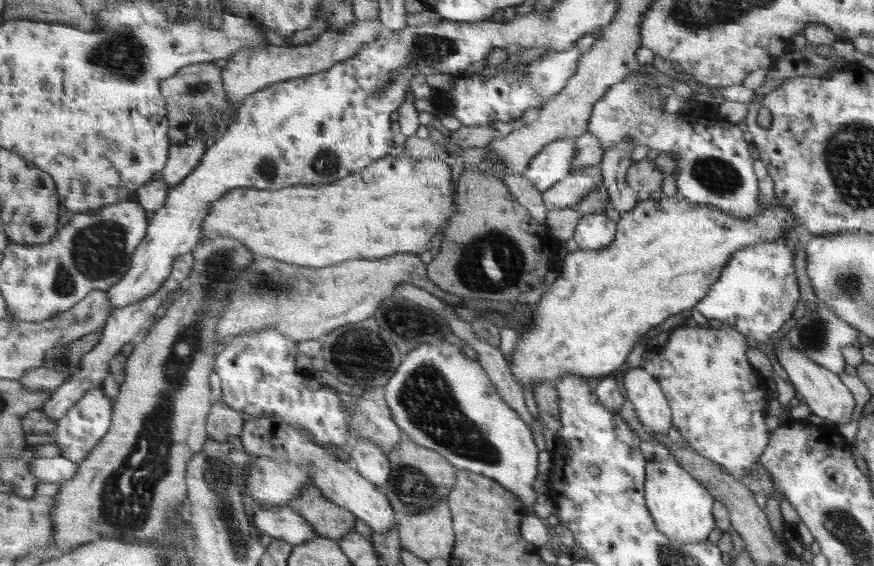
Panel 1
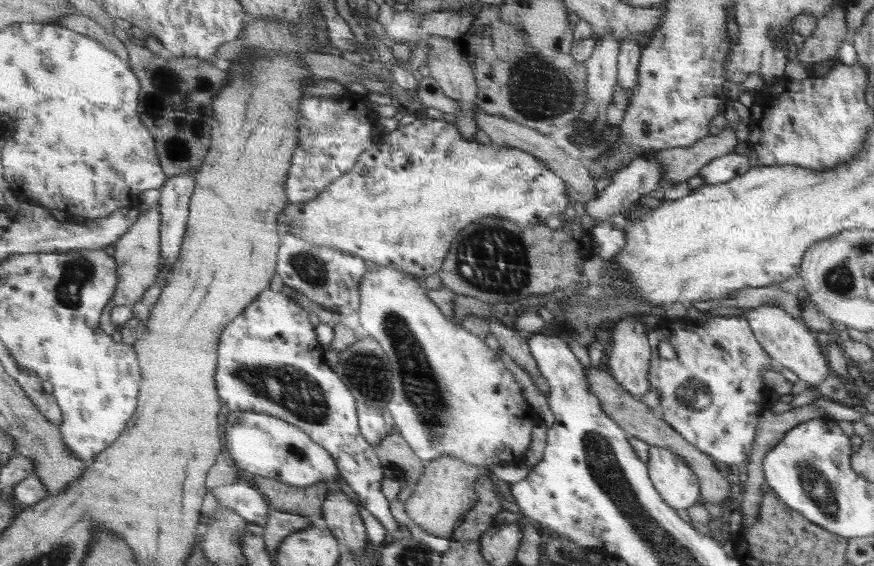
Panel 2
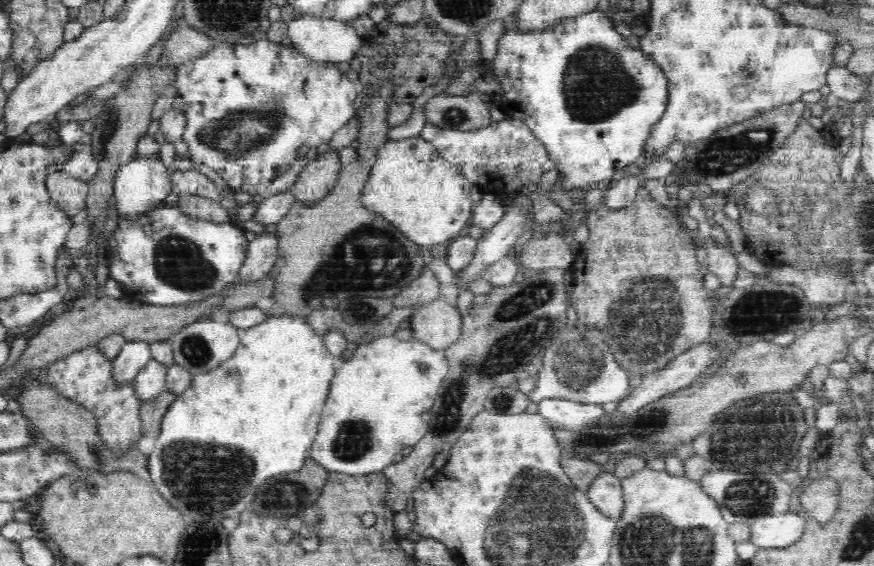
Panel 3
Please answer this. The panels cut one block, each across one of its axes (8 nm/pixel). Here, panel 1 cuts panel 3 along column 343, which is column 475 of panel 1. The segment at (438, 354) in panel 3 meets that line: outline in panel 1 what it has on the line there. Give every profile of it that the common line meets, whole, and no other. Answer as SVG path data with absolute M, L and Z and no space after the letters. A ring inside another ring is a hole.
M449 342L422 344L414 348L398 366L396 374L384 385L386 404L394 412L393 419L406 434L408 440L430 448L448 460L454 467L475 472L489 477L506 489L512 490L518 498L533 507L536 504L536 492L532 490L532 482L538 474L538 448L534 446L532 433L525 420L508 402L506 402L497 386L489 379L476 360L466 356L461 347Z

